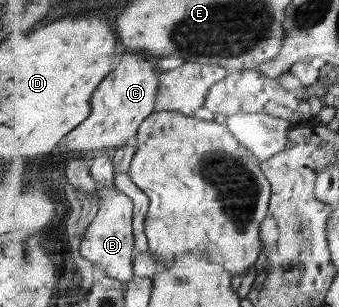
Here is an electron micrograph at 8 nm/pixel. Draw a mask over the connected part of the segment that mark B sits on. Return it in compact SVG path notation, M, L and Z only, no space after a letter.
M98 187L97 195L101 198L99 210L86 229L80 244L80 253L90 262L101 265L107 276L128 282L134 275L134 207L131 197L119 189Z

